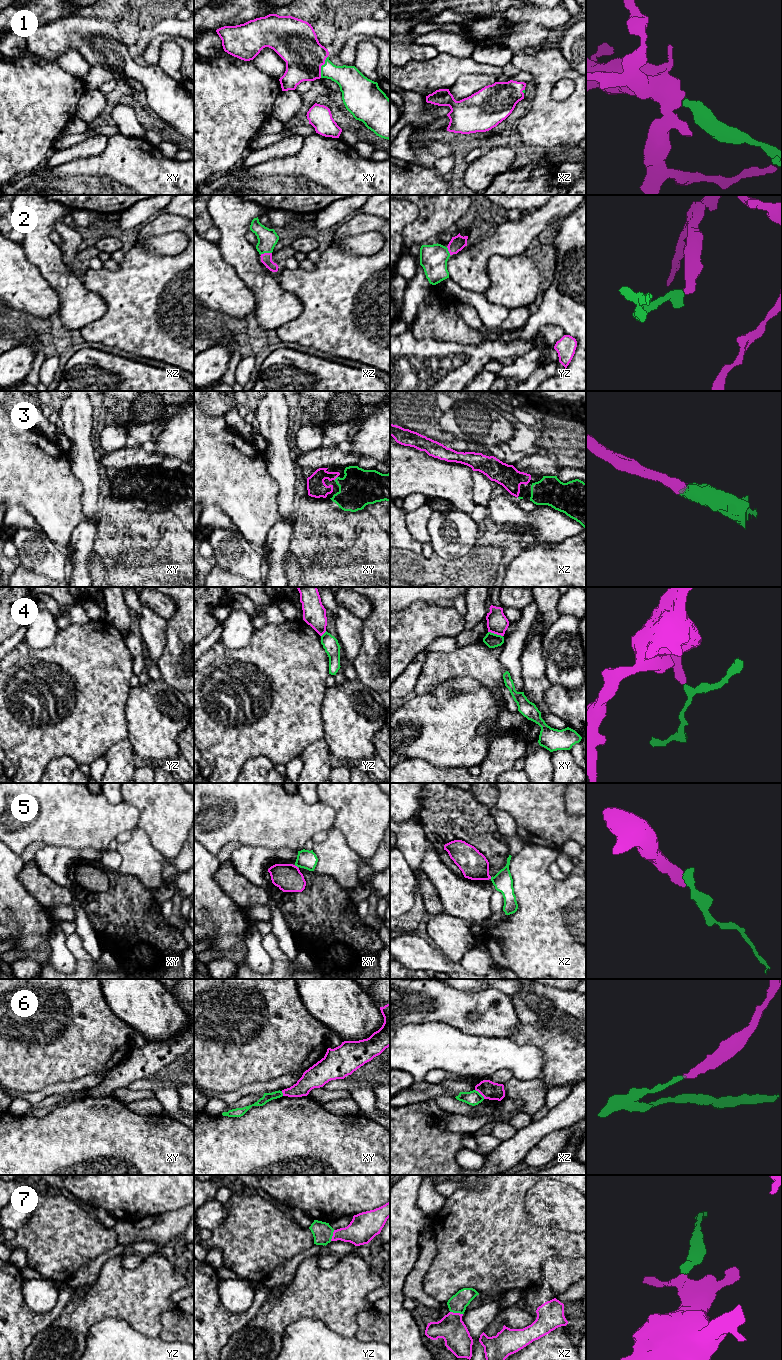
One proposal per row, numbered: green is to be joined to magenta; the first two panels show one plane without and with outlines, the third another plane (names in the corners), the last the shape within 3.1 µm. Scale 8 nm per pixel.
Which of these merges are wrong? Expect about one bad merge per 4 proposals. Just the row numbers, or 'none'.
4, 5, 6

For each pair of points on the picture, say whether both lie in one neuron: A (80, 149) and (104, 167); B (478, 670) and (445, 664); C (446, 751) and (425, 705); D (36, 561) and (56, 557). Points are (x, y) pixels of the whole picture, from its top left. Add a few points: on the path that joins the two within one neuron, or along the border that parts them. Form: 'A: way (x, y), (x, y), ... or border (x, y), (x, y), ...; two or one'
A: border (108, 141), (96, 155), (67, 162); two
B: way (470, 664), (453, 664); one
C: way (446, 740), (445, 732), (429, 716); one
D: way (41, 558), (51, 558); one

